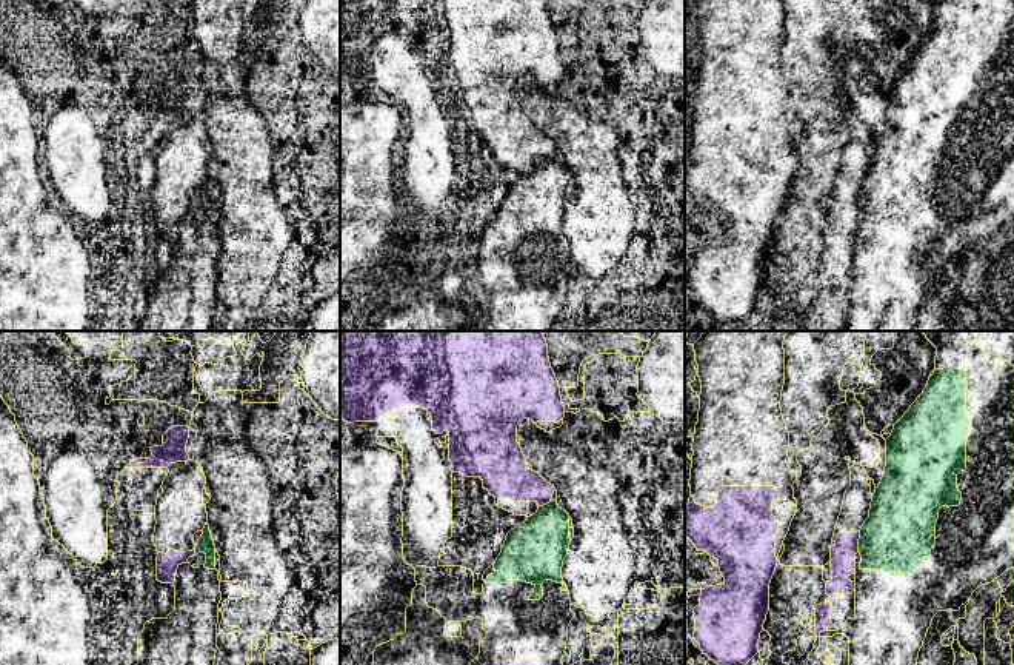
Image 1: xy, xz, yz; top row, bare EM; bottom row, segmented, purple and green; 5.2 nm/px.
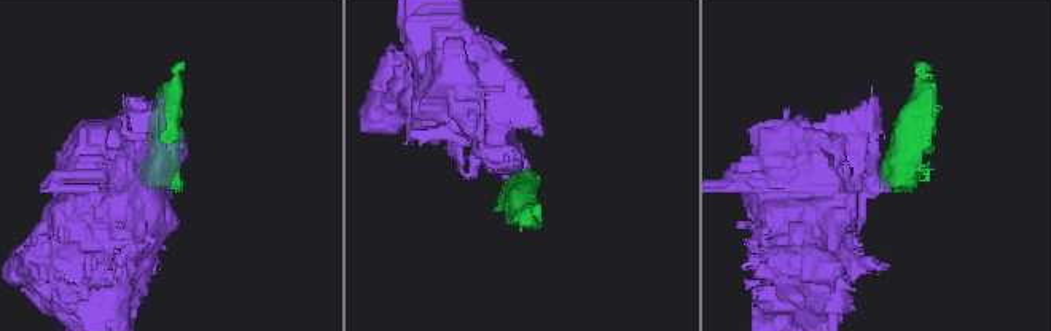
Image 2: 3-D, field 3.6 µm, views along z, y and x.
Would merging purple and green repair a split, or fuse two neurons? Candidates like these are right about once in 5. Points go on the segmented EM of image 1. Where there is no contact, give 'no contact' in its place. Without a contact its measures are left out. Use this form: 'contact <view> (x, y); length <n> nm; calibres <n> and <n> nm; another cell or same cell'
contact yz (857, 542); length 110 nm; calibres 130 and 360 nm; another cell

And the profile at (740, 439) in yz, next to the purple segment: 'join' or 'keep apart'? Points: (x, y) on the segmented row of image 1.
join

